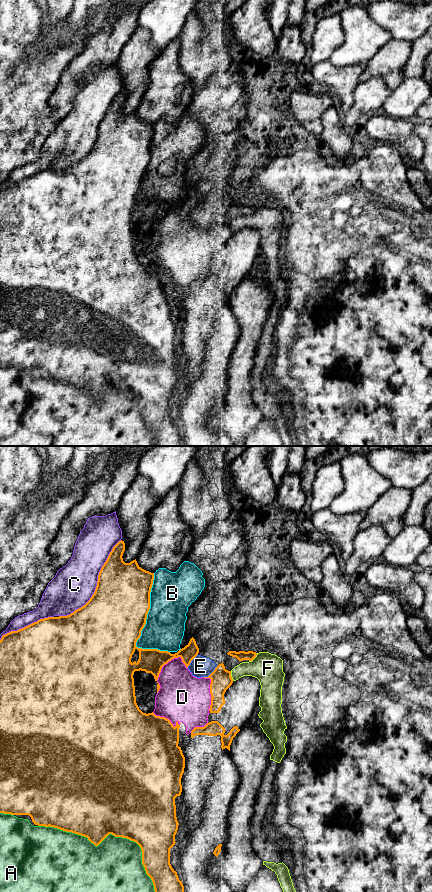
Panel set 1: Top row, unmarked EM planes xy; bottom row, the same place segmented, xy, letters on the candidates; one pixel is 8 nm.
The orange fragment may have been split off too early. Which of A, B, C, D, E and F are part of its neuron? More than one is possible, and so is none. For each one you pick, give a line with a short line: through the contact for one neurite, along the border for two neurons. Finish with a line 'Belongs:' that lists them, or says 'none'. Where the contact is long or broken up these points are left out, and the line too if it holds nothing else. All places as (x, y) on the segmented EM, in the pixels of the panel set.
Belongs: A

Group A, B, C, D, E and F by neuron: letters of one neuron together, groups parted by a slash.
A / B / C / D / E / F

